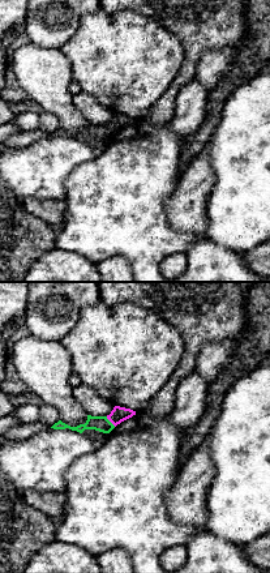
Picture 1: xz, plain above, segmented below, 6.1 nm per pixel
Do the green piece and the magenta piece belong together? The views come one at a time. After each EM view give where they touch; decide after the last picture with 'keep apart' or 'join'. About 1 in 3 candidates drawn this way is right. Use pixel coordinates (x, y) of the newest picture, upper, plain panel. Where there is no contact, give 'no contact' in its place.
contact (110, 129)

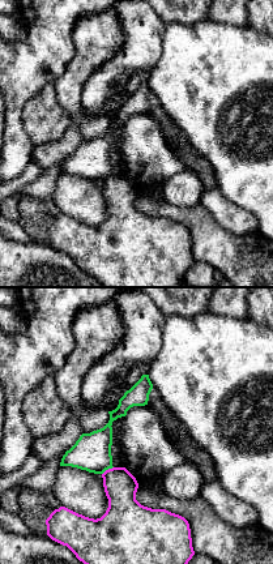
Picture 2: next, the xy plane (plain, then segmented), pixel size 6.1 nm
contact (107, 176)

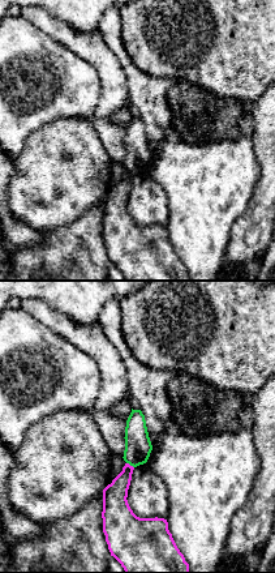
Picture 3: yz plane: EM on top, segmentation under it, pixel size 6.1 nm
contact (130, 172)

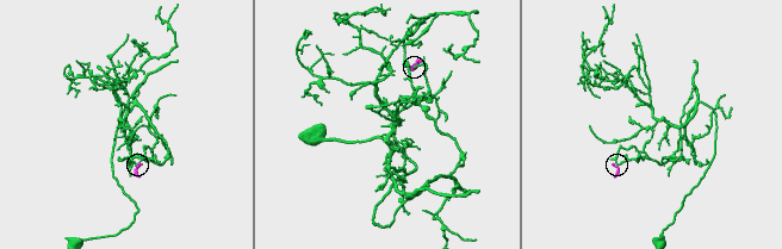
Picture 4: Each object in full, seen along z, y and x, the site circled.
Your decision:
keep apart

